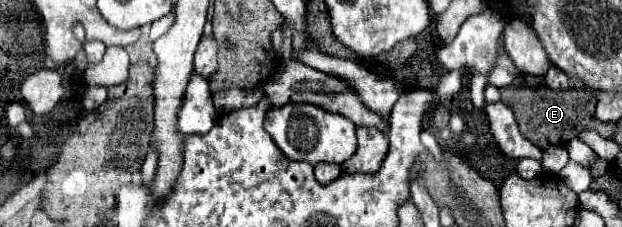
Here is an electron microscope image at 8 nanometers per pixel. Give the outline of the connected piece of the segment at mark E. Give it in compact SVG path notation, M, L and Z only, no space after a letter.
M519 75L509 87L499 89L501 101L509 103L513 113L515 113L515 121L519 125L519 131L533 145L537 145L539 149L559 147L559 145L563 147L567 141L571 141L573 137L577 137L585 129L595 131L595 123L599 125L599 121L595 119L595 95L593 93L589 93L585 89L553 91L541 83L545 83L543 77Z

